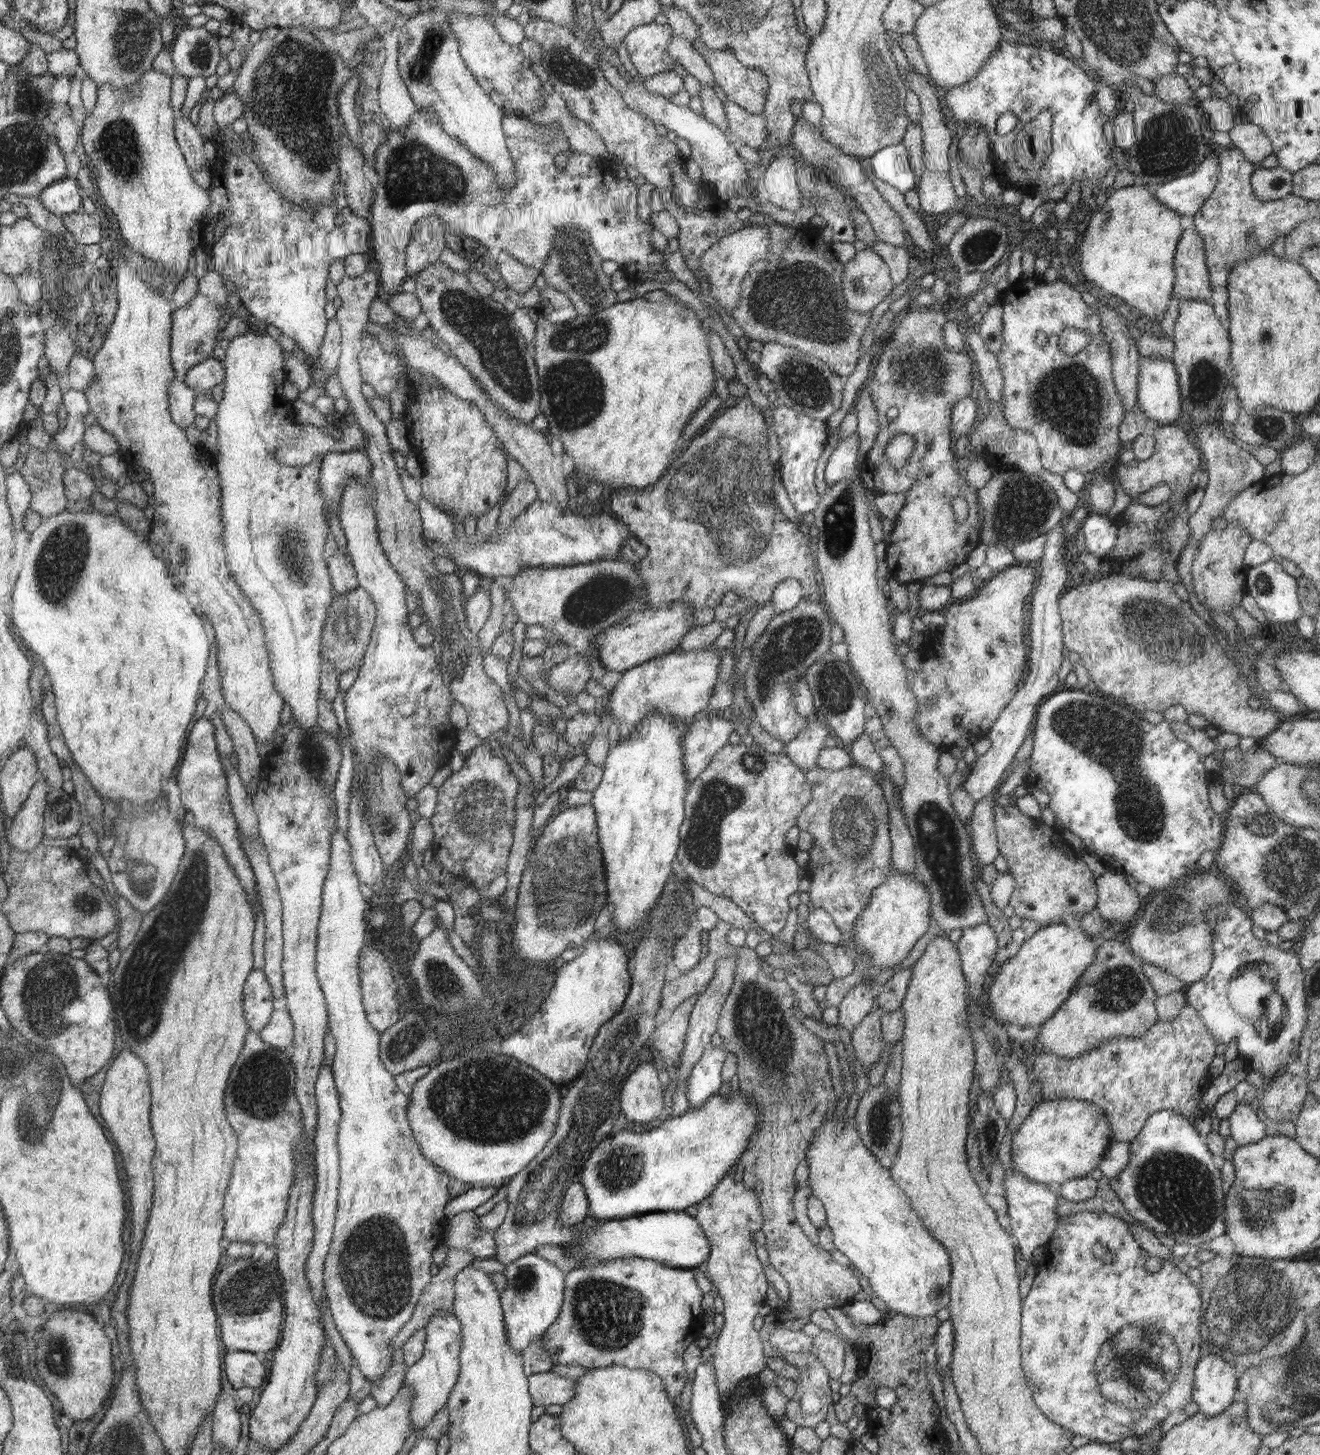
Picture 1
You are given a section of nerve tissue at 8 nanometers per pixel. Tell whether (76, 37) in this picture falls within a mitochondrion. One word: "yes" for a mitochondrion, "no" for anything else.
no

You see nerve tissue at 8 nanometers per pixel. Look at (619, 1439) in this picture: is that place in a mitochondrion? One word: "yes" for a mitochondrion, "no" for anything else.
no

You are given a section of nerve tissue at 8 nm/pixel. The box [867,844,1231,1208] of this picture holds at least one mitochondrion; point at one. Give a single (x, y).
(1171, 916)

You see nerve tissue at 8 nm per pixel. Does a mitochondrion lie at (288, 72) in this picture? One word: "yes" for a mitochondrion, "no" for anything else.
yes

